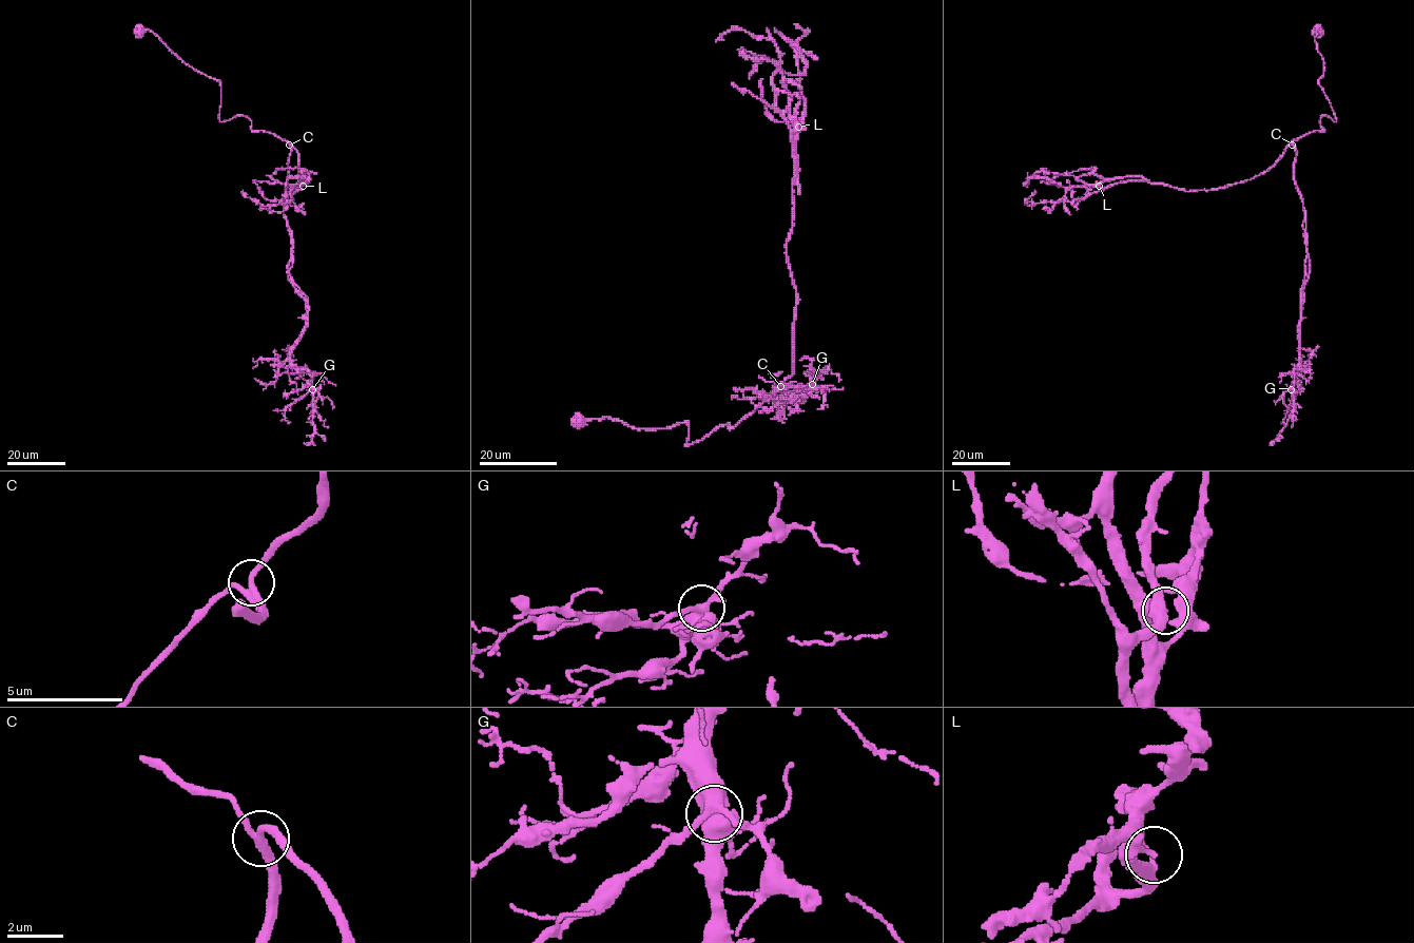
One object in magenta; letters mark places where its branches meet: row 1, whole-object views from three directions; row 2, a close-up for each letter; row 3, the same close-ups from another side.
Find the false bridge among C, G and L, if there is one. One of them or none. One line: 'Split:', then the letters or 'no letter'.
Split: L

